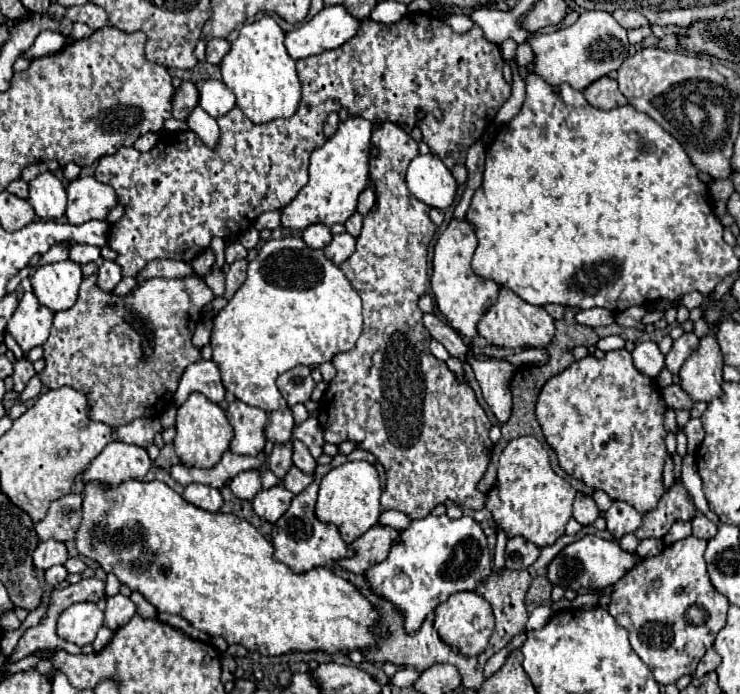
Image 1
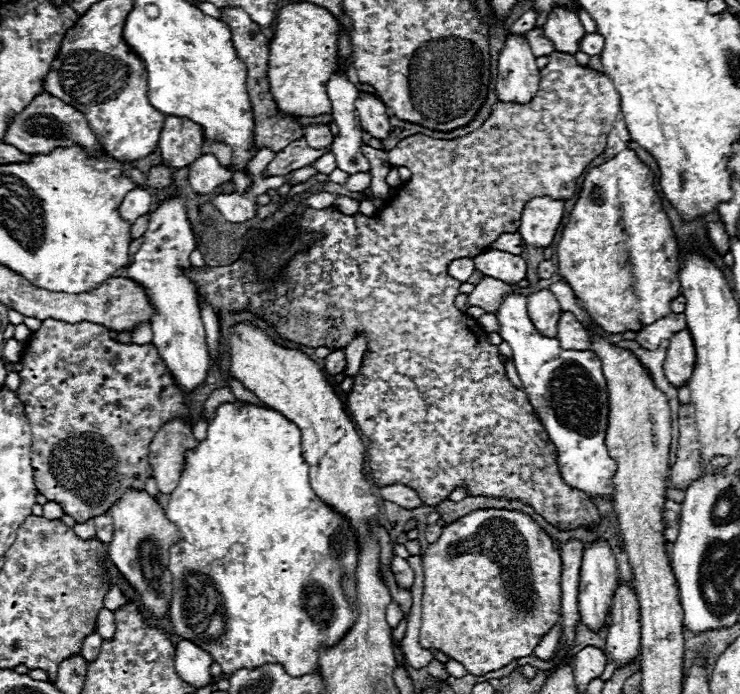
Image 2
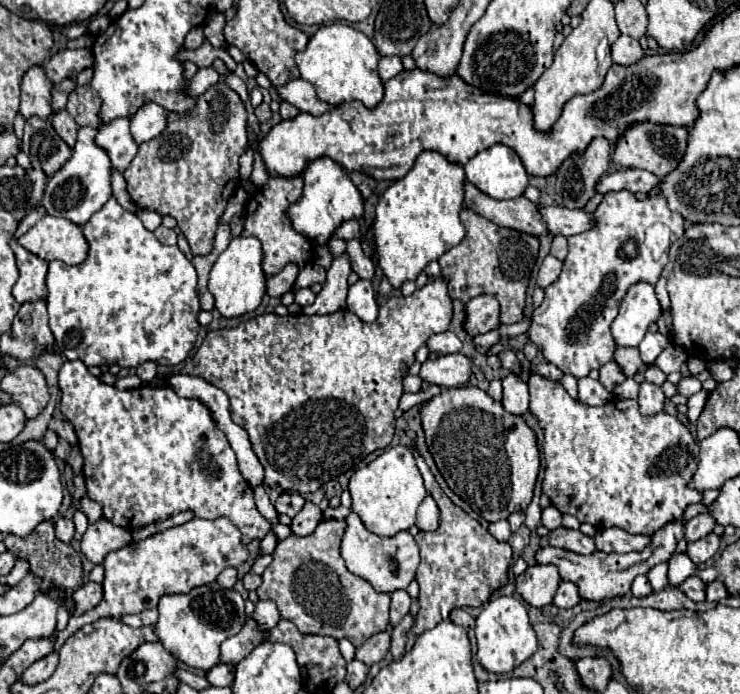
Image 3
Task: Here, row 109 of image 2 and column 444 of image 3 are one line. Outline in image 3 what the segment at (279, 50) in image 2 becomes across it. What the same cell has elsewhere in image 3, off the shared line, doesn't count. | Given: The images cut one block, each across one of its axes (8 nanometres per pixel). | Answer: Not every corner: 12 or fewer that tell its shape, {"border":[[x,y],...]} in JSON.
{"border":[[444,278],[374,322],[262,314],[182,374],[230,396],[276,492],[394,436]]}

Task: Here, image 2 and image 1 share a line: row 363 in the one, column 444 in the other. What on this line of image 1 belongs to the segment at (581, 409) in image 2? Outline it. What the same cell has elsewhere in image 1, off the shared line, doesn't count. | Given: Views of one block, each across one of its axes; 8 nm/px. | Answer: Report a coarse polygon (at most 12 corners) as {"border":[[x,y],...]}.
{"border":[[430,514],[366,578],[416,632],[440,602],[486,580],[472,516]]}

